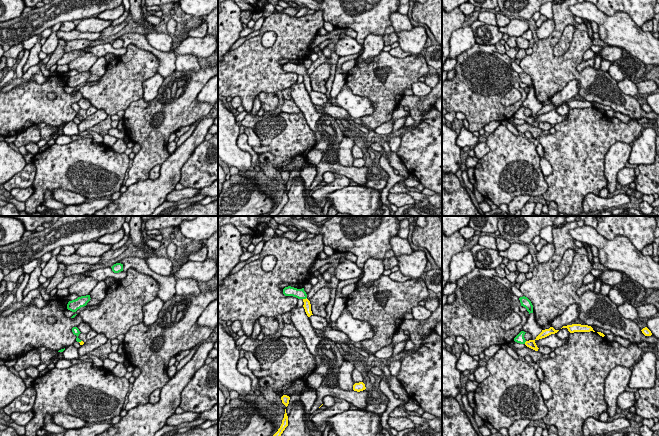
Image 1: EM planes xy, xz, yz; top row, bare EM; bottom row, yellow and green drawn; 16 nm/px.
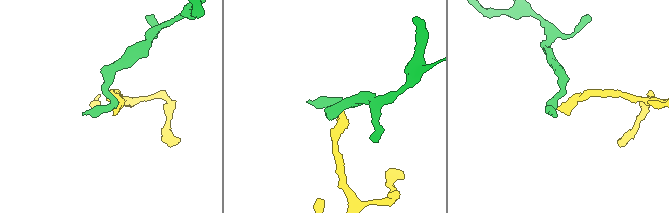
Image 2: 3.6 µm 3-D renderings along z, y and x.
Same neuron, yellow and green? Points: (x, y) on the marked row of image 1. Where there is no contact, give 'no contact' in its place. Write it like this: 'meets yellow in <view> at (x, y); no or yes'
meets yellow in xz at (304, 299); yes

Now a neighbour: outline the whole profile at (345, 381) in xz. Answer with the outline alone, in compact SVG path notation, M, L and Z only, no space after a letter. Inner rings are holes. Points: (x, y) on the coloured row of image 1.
M344 361L340 366L337 376L340 389L348 391L353 390L355 382L352 379L352 372L354 369L355 365L348 361Z

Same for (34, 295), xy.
M40 287L31 290L25 297L23 297L22 303L30 304L32 301L38 308L43 308L47 304L47 302L43 300L40 294Z

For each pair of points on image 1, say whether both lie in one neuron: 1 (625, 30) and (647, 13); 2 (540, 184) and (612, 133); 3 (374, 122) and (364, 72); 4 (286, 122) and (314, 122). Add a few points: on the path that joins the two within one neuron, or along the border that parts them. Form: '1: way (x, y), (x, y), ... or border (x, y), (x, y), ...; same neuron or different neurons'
1: border (611, 16), (616, 12), (625, 12), (640, 27); different neurons
2: border (545, 176), (544, 180), (547, 190), (542, 195); different neurons
3: way (379, 110), (379, 87), (376, 84); same neuron
4: border (301, 111), (307, 125), (314, 134), (316, 144); different neurons

